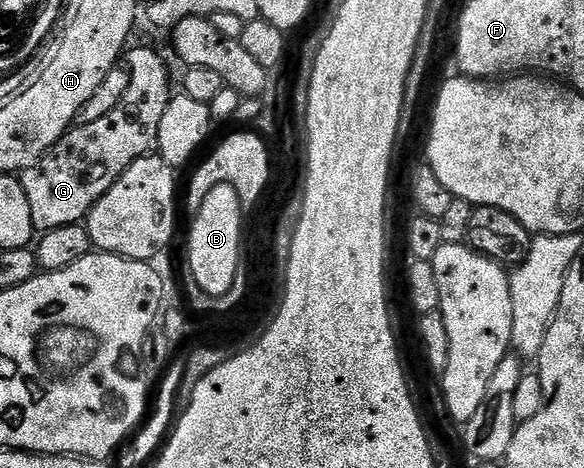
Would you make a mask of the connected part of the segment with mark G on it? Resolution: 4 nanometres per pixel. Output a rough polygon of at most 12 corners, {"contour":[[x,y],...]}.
{"contour":[[131,47],[124,98],[20,173],[35,233],[81,224],[158,151],[172,95]]}

